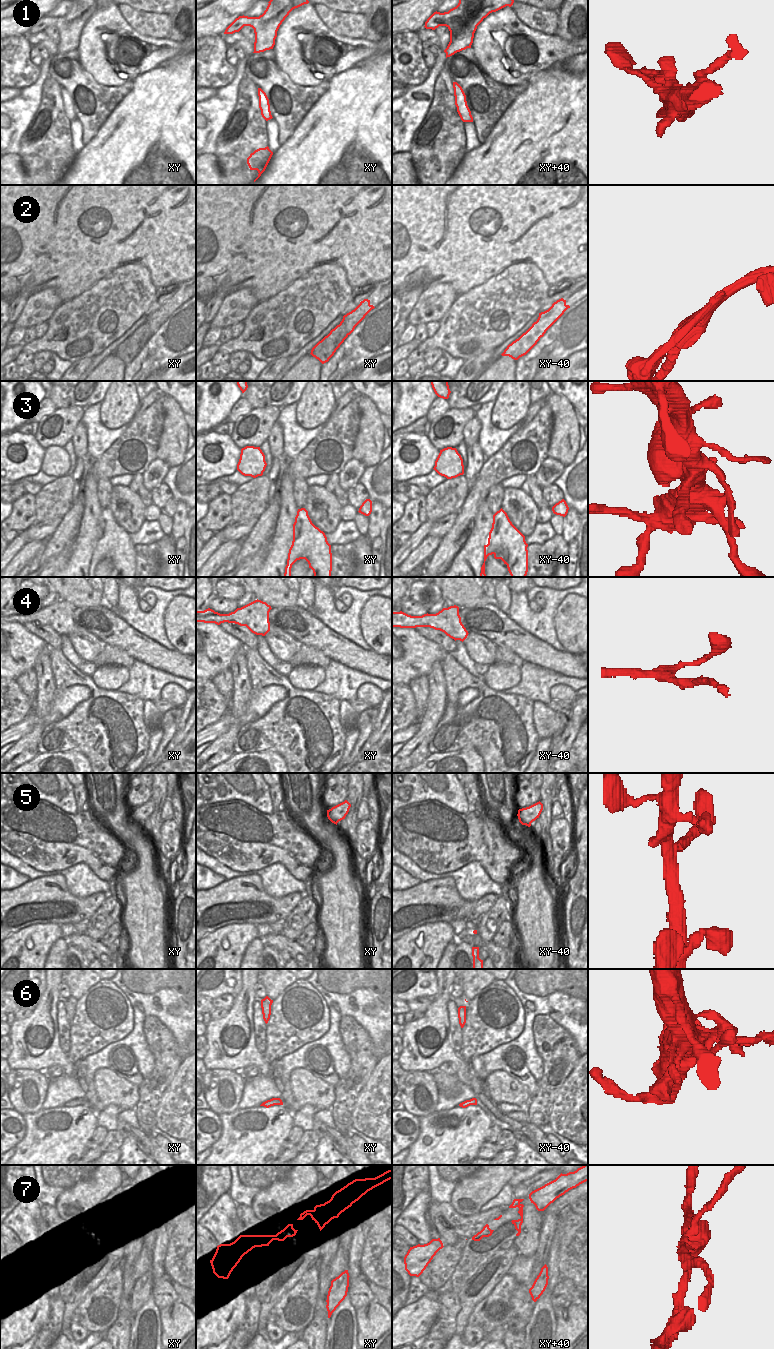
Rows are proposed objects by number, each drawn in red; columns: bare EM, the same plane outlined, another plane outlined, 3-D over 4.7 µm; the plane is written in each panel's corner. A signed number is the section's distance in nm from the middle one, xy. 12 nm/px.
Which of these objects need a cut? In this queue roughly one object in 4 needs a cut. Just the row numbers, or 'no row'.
2, 7

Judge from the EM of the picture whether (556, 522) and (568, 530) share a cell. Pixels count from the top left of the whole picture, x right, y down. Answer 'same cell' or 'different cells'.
different cells

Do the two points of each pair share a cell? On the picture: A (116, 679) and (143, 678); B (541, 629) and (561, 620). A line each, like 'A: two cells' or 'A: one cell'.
A: two cells
B: two cells

